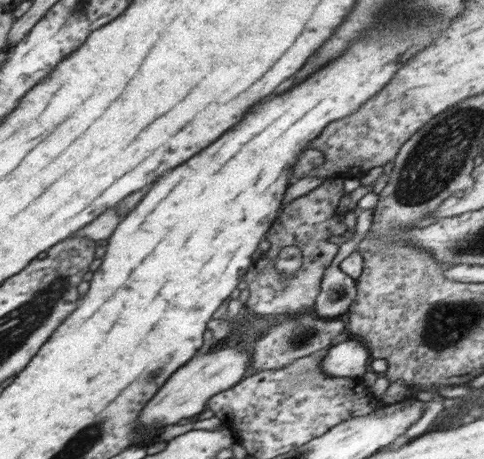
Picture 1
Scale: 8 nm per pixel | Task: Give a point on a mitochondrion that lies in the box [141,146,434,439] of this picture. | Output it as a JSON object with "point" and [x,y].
{"point":[302,337]}

